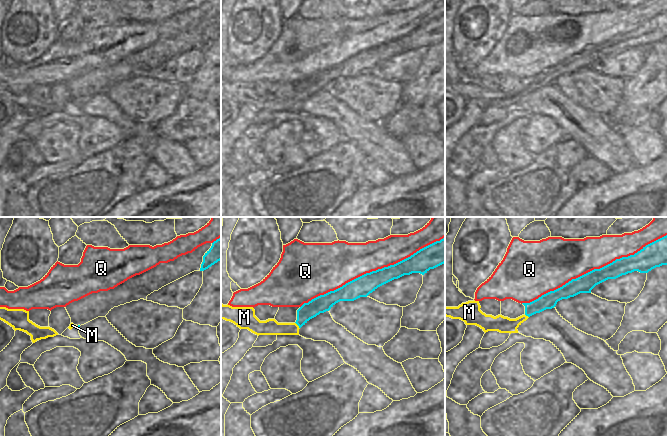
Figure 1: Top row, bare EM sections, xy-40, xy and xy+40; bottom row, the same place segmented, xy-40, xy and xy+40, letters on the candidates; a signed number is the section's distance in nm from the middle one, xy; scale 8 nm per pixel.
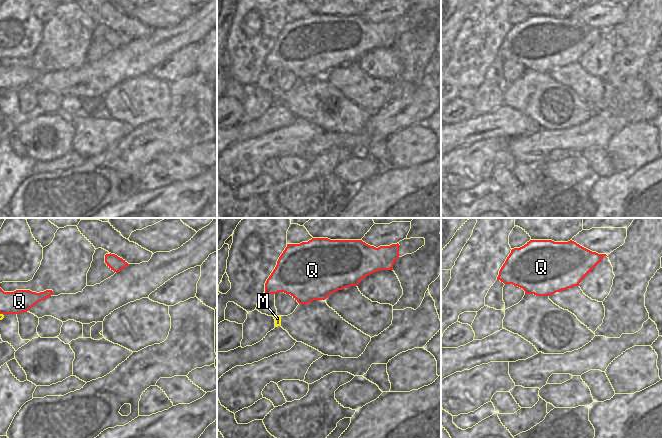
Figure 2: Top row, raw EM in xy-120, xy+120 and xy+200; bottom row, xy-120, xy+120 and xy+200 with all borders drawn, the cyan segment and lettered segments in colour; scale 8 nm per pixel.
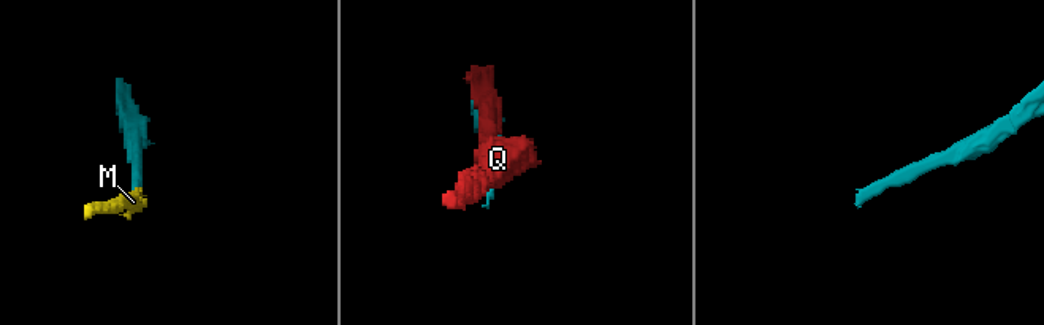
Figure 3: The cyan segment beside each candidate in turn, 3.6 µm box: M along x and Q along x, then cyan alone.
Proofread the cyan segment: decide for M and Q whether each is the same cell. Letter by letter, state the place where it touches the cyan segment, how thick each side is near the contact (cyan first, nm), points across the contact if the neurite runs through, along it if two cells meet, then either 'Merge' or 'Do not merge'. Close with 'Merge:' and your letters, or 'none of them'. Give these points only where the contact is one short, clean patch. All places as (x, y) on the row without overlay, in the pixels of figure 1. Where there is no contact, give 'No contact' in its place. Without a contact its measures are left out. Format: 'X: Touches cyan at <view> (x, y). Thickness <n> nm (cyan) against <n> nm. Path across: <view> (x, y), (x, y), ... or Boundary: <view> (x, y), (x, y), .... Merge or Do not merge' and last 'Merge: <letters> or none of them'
M: Touches cyan at xy (297, 100). Thickness 140 nm (cyan) against 130 nm. Path across: xy (320, 80), (315, 82), (297, 100), (293, 104), (269, 103). Merge
Q: Touches cyan at xy+40 (594, 45). Thickness 140 nm (cyan) against 340 nm. Do not merge
Merge: M.

